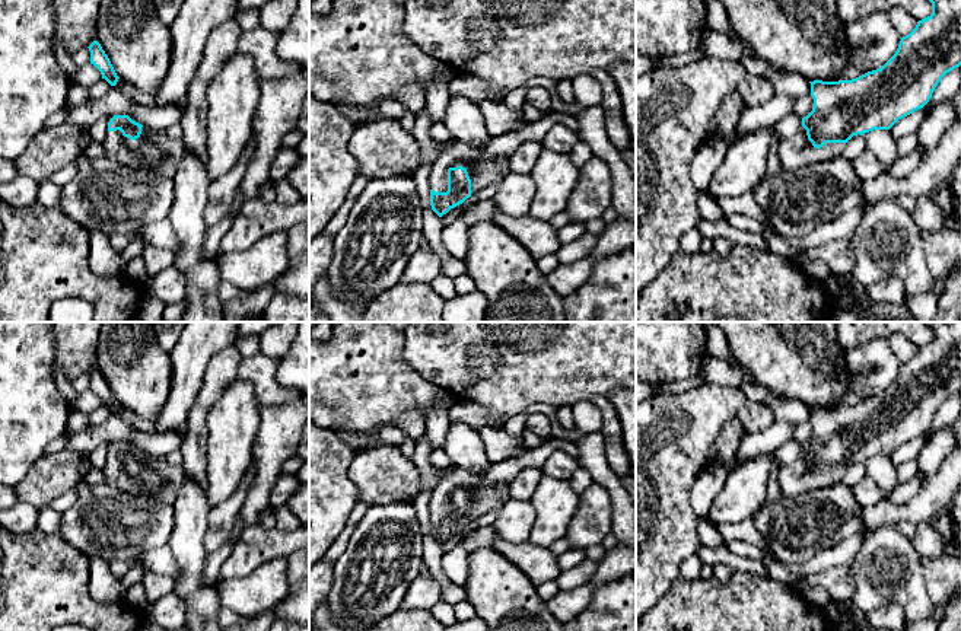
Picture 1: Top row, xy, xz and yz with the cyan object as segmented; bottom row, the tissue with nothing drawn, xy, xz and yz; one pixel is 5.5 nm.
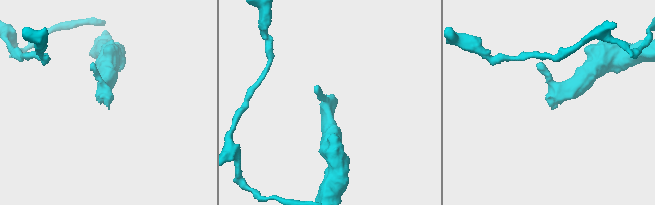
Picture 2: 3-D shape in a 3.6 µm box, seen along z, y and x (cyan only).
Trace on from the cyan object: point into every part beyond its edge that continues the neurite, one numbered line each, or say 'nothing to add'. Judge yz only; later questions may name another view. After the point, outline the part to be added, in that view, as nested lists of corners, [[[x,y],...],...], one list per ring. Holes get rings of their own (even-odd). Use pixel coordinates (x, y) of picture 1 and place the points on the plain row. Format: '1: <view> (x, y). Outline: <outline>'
1: yz (795, 478). Outline: [[[802,453],[795,462],[782,465],[777,478],[782,495],[798,497],[806,491],[841,482],[844,472],[844,469],[825,469],[821,475],[815,475]]]

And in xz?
1: xz (483, 499). Outline: [[[451,466],[448,475],[432,490],[429,503],[430,516],[446,519],[448,495],[456,493],[467,495],[471,506],[471,522],[499,509],[509,497],[509,491],[499,493],[496,485],[484,485],[483,477],[484,474],[472,474],[459,466]]]

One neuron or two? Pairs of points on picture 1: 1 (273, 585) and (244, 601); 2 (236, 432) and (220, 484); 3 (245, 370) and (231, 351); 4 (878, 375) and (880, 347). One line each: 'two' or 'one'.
1: one
2: one
3: two
4: one

